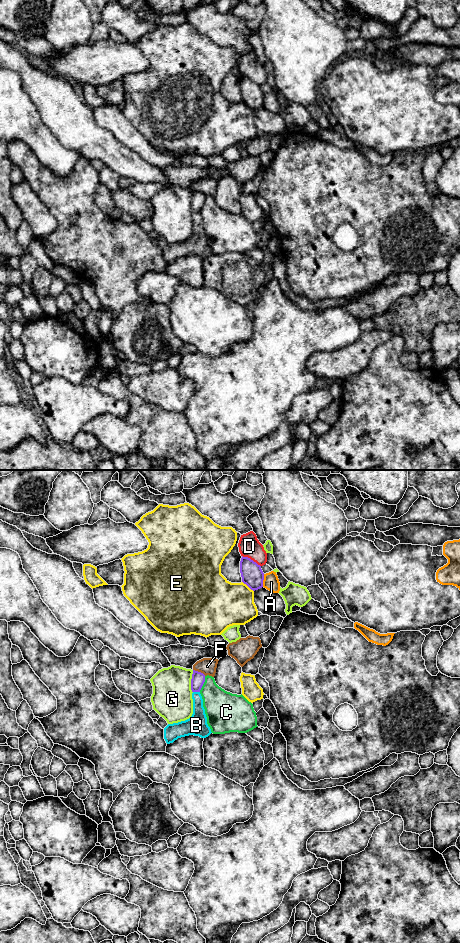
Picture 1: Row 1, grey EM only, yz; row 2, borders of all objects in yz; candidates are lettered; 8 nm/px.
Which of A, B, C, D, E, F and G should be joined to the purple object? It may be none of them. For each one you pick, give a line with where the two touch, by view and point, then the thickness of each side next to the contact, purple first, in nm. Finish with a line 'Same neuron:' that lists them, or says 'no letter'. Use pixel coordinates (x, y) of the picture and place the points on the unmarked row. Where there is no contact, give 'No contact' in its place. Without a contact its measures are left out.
Same neuron: no letter

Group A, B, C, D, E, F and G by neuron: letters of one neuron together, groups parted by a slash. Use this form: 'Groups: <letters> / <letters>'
Groups: A / B / C / D / E / F / G

